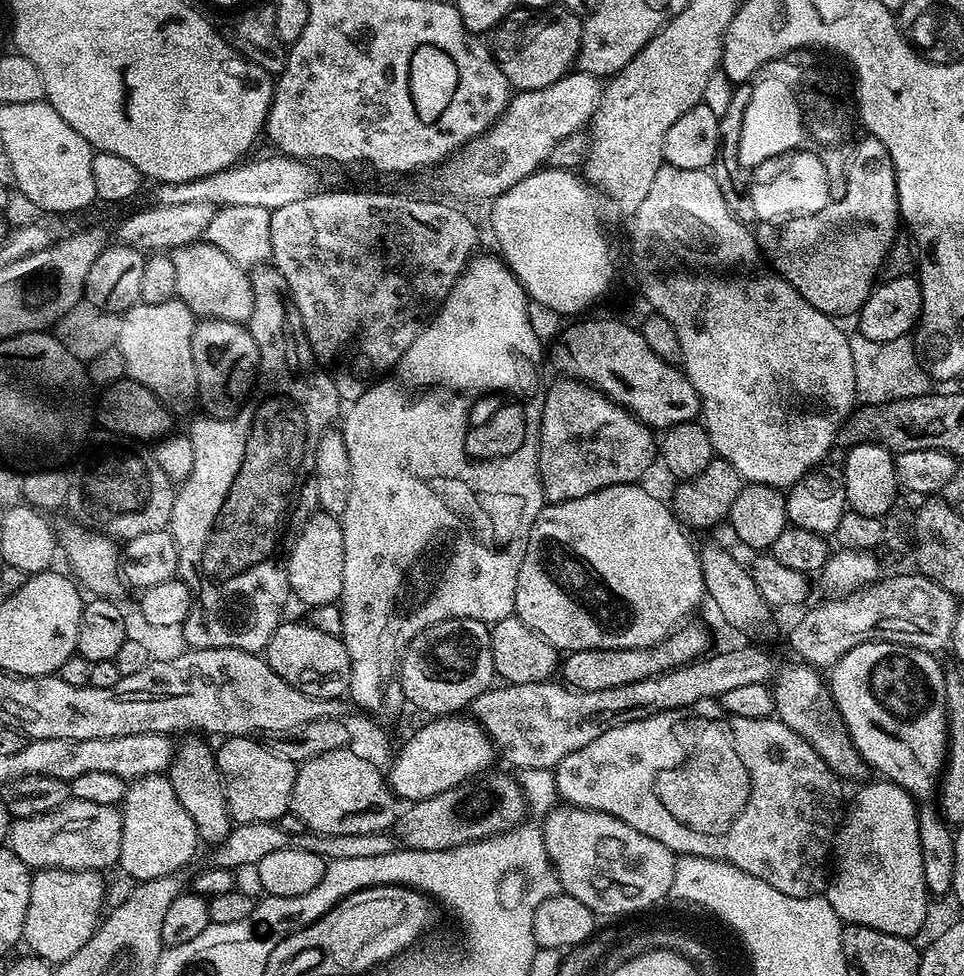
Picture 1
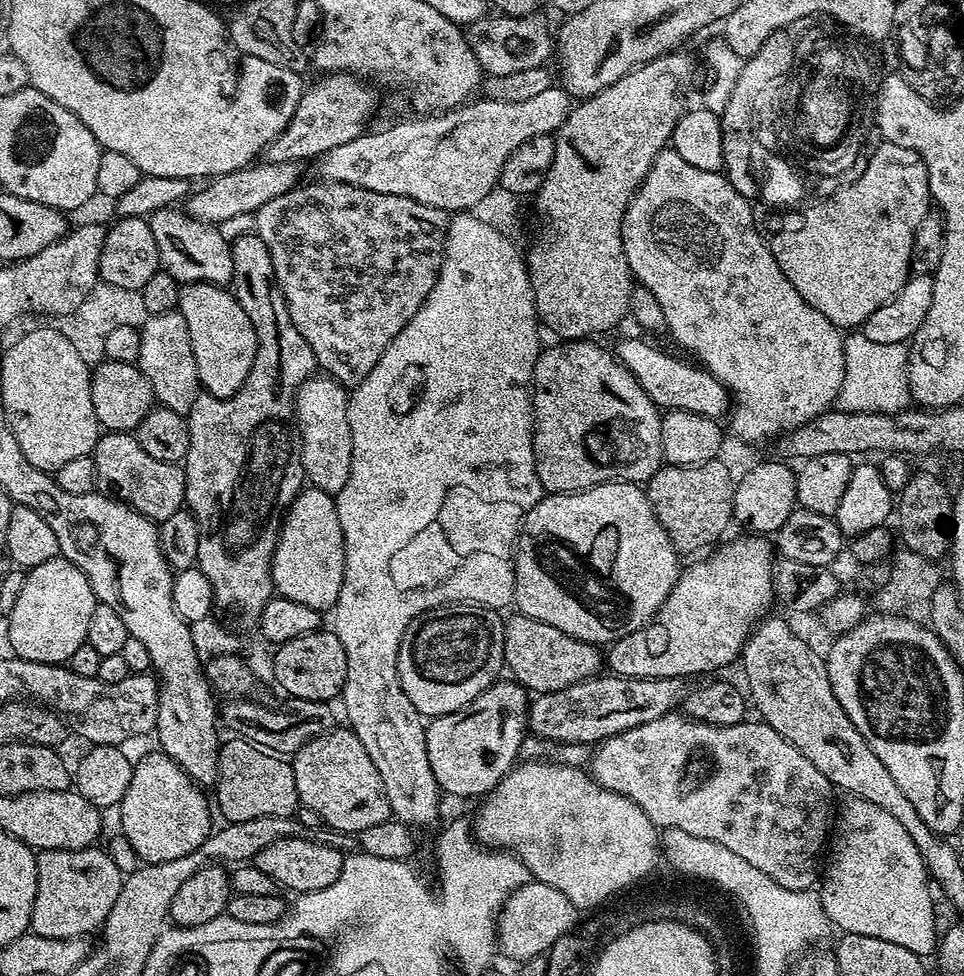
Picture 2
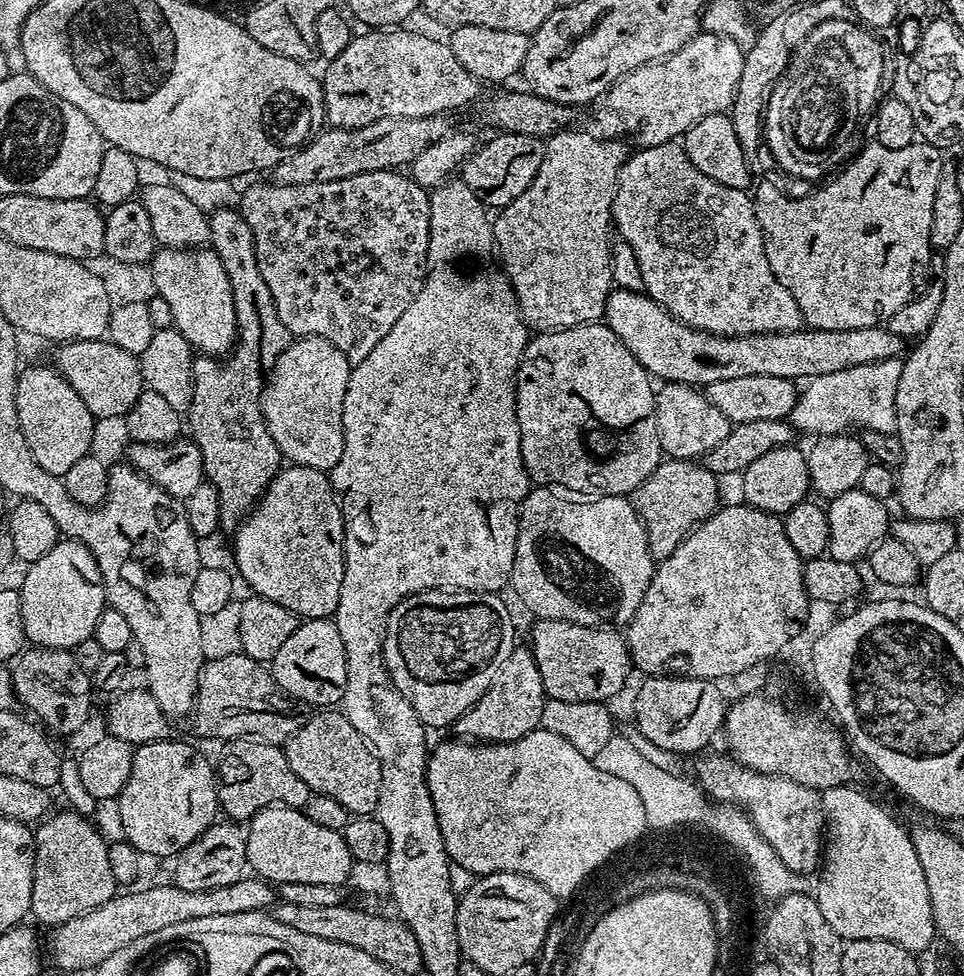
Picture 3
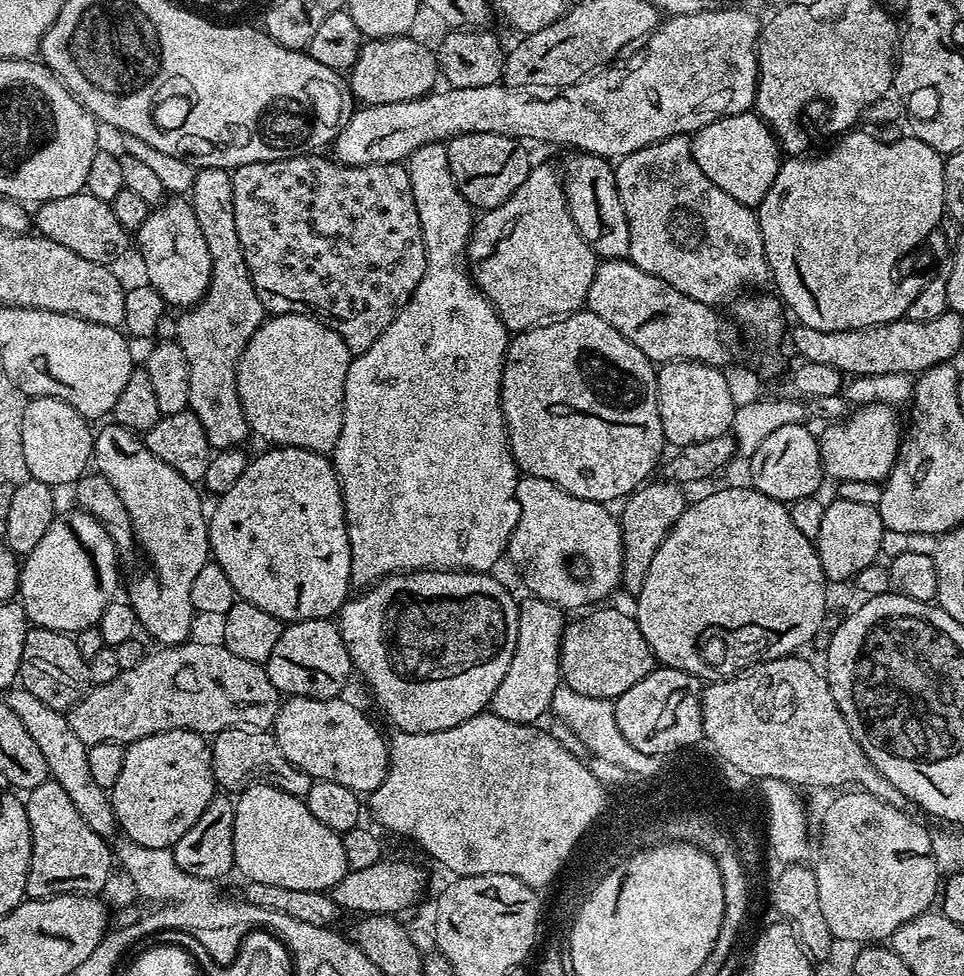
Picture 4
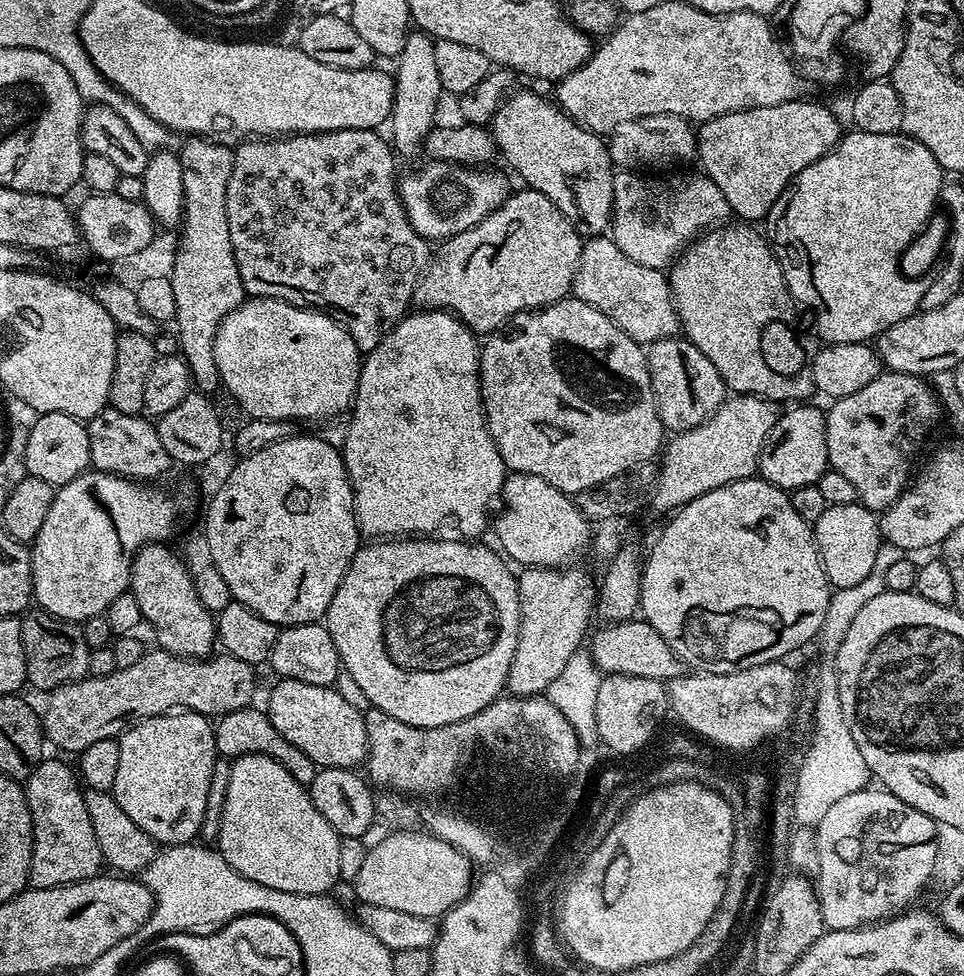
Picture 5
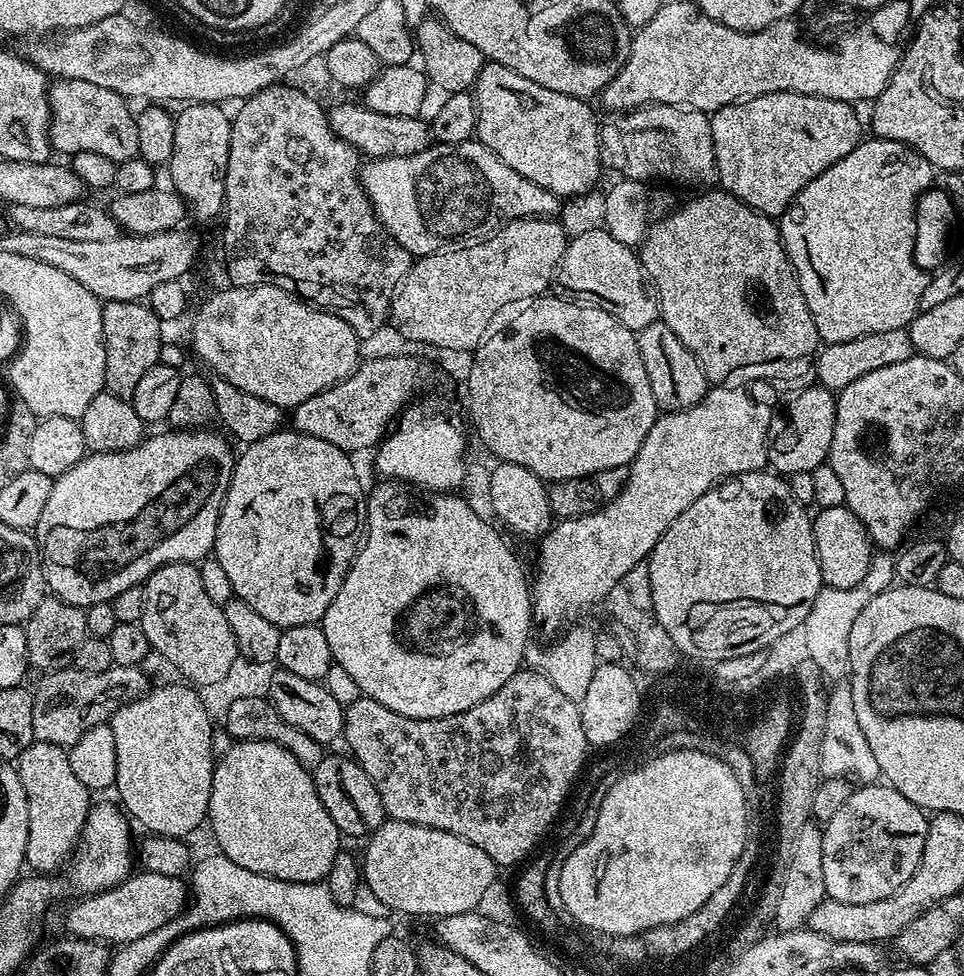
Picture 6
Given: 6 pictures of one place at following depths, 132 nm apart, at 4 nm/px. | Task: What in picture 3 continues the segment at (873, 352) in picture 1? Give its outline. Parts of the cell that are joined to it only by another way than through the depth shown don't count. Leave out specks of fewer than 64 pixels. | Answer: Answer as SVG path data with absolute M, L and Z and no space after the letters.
M896 357L894 359L886 359L886 360L879 360L876 363L864 363L862 366L854 366L850 367L847 370L838 370L834 371L831 374L824 374L820 376L813 377L807 384L809 384L805 390L803 390L797 395L796 404L794 406L794 410L791 412L789 416L789 421L792 427L798 431L799 433L804 434L804 432L808 434L814 434L815 437L822 437L822 436L832 436L832 435L839 435L845 433L846 431L852 430L852 427L856 425L855 428L859 429L872 429L884 432L894 432L897 424L897 416L896 416L896 407L894 406L894 398L897 394L898 388L898 378L901 377L901 366L903 361Z

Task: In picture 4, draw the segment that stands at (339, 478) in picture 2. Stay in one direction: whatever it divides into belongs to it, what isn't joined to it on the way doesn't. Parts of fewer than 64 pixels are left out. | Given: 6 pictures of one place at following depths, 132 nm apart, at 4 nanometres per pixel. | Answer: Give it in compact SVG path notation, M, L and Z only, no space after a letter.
M293 312L269 315L250 338L236 367L236 389L251 435L269 440L267 443L272 446L331 454L342 430L346 370L352 357L341 336L321 320Z

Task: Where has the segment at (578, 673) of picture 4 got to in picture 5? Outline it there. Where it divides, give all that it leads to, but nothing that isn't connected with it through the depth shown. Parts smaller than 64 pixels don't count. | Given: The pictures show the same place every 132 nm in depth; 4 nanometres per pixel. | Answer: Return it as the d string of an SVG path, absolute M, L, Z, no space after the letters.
M643 618L620 620L617 624L608 624L591 633L590 655L597 668L604 674L627 674L638 678L654 678L667 682L685 675L686 665L670 650L668 643Z

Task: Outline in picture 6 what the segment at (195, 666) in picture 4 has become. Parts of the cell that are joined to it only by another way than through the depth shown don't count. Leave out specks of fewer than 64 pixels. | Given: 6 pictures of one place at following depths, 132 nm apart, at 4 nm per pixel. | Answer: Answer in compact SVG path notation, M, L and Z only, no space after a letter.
M61 666L48 670L37 682L32 692L32 713L34 714L34 737L42 742L71 746L94 726L109 723L119 708L126 706L149 691L150 683L144 677L145 669L140 666L118 666L101 672L78 670L75 666Z

